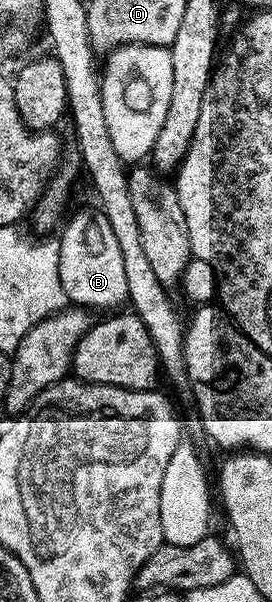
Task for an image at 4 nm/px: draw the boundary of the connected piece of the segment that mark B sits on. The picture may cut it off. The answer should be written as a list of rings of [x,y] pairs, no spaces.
[[[98,209],[74,211],[71,212],[72,220],[70,215],[58,235],[60,276],[68,303],[81,309],[97,307],[100,311],[107,307],[123,308],[120,306],[128,303],[126,272],[122,266],[122,249],[118,249],[118,240],[114,237],[114,229],[110,229],[110,221]]]

